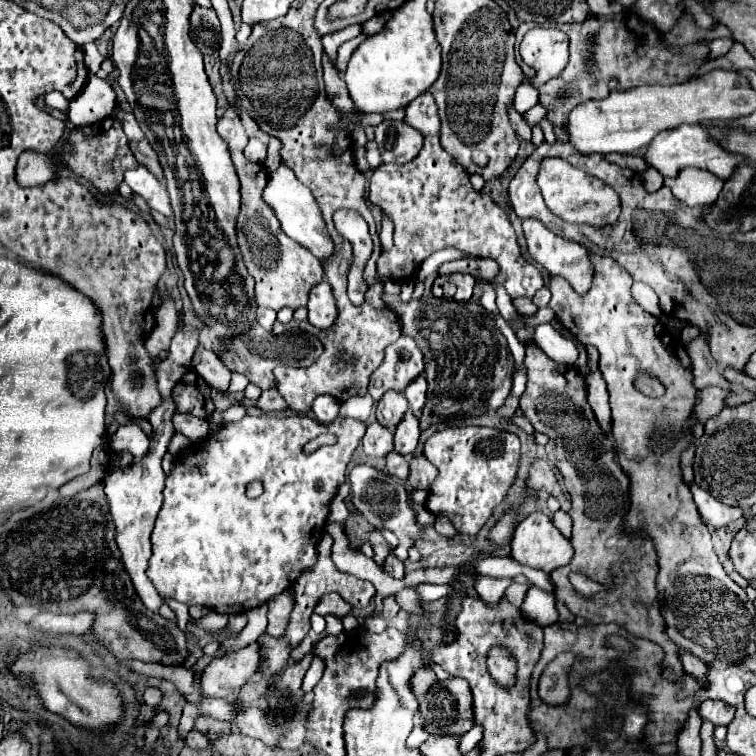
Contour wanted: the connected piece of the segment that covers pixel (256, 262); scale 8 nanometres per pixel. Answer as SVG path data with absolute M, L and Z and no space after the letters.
M229 107L223 119L217 123L219 135L229 143L229 153L233 159L233 165L237 169L237 175L241 179L241 195L243 195L243 207L239 213L237 223L237 235L239 235L239 249L243 251L243 261L247 271L255 277L255 301L261 307L271 307L279 311L281 307L307 307L309 291L323 281L323 267L311 251L295 243L291 237L287 237L267 203L261 199L261 191L267 185L267 171L263 165L251 163L243 157L243 149L249 141L247 131L243 123L239 121L237 113Z

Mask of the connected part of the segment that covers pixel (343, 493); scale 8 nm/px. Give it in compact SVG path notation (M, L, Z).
M348 481L343 483L339 488L337 496L331 503L331 512L327 517L327 523L339 522L344 523L349 516L349 511L345 505L345 499L350 493L350 484Z

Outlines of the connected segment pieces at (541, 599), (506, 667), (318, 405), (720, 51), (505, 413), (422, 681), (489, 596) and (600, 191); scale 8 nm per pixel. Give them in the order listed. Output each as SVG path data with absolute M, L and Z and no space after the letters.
M531 587L527 591L525 603L521 605L521 613L529 621L535 621L539 627L547 627L547 625L553 625L559 619L555 605L557 603L555 603L553 593L547 593L539 587Z
M495 647L495 651L491 651L487 665L491 675L495 675L497 683L503 685L511 685L515 683L515 659L511 659L511 655L507 655L507 651L499 651L503 647Z
M319 395L311 405L311 411L317 421L329 421L339 415L339 399L331 399L331 395Z
M718 38L710 42L710 53L713 53L713 58L714 58L714 53L717 55L717 57L725 55L732 47L733 45L733 40L731 38Z
M509 395L503 406L498 409L498 413L504 418L510 419L519 408L519 398Z
M419 671L419 675L415 675L415 679L413 679L415 695L427 693L435 683L437 683L437 675L433 671Z
M477 574L475 576L474 589L485 602L491 604L497 602L512 583L513 580L510 578L493 579Z
M547 158L541 161L541 171L537 175L537 183L543 191L543 199L551 211L555 211L557 217L569 221L569 223L581 223L581 225L613 225L621 213L621 201L619 195L601 179L595 179L593 175L587 175L581 169L575 169L566 161L559 158Z

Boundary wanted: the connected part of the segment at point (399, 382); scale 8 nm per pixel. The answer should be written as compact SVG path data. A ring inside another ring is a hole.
M401 335L395 343L387 345L383 363L379 365L379 369L373 371L369 383L369 395L375 401L379 401L383 393L387 393L389 389L401 393L423 371L425 361L421 349L411 337Z

